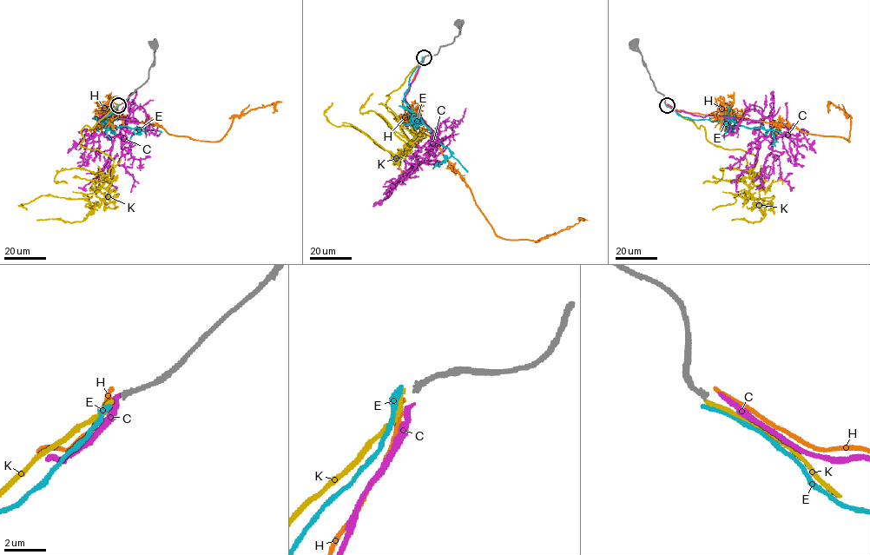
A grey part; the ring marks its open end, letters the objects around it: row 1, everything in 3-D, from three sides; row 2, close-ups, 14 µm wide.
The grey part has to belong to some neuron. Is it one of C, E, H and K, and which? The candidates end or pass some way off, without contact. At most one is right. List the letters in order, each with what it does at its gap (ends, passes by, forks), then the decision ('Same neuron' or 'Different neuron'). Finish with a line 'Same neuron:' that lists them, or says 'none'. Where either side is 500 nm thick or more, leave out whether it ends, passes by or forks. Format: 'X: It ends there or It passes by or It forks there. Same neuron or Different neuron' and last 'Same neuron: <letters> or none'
C: It ends there. Different neuron
E: It ends there. Different neuron
H: It ends there. Different neuron
K: It ends there. Same neuron
Same neuron: K

